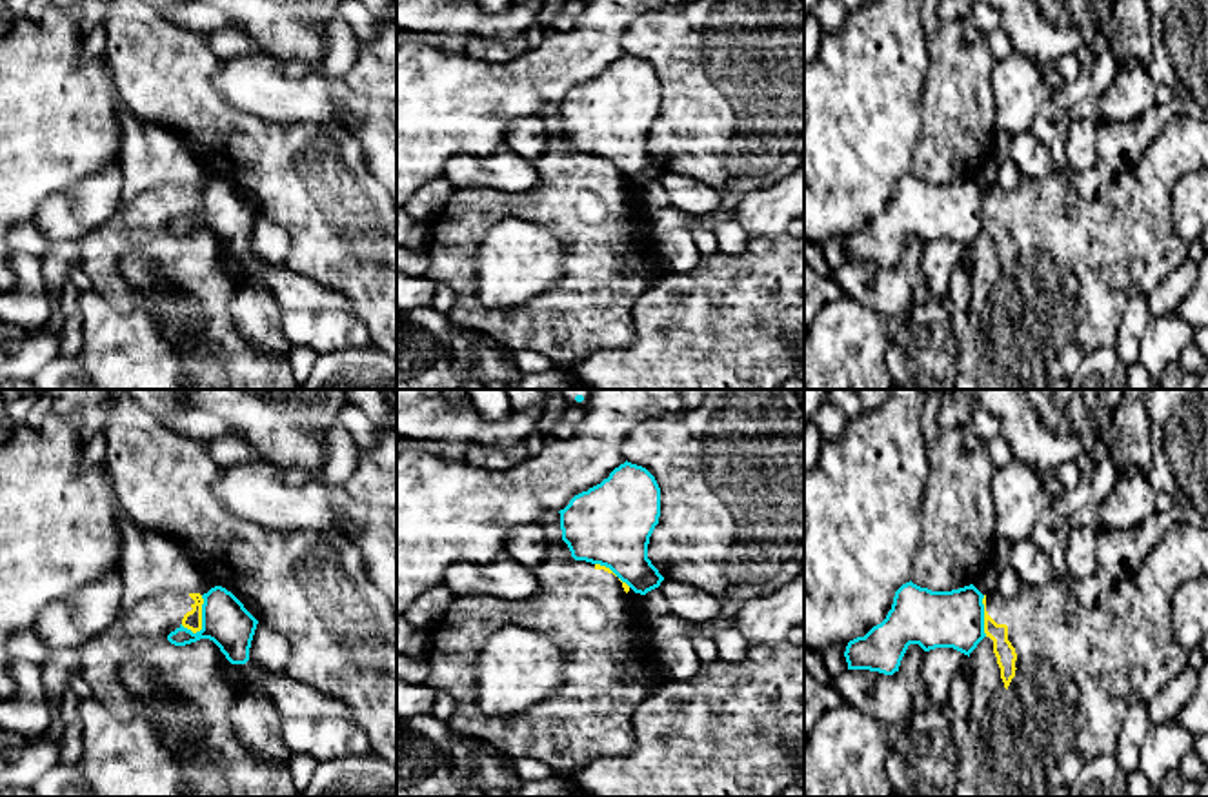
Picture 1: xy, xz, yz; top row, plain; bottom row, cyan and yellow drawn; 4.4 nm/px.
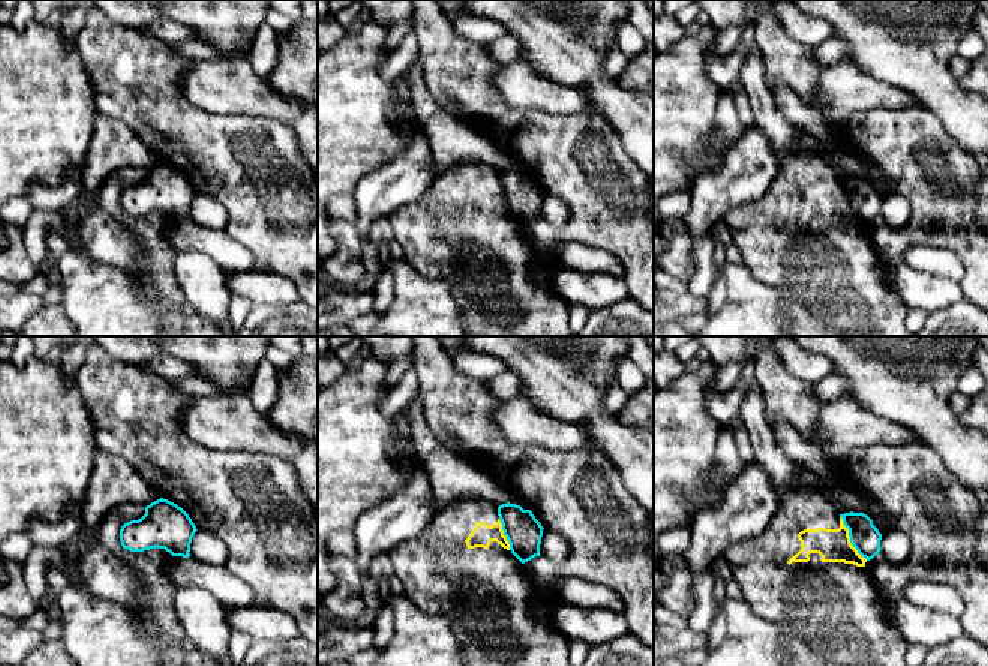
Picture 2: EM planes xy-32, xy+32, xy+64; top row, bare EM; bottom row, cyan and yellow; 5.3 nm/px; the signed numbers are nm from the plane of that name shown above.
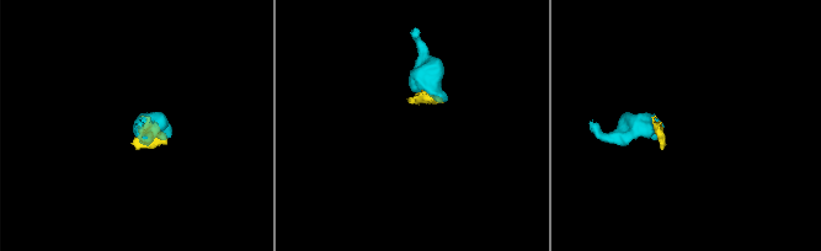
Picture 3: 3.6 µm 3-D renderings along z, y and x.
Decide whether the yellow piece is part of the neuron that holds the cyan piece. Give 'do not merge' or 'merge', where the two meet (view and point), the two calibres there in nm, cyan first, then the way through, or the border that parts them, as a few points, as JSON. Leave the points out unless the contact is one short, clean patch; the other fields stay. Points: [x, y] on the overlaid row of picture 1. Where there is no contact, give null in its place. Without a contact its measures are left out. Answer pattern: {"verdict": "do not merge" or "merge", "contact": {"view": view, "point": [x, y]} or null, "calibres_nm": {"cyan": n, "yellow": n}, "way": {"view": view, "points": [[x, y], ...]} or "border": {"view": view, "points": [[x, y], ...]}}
{"verdict": "do not merge", "contact": {"view": "xy", "point": [202, 615]}, "calibres_nm": {"cyan": 200, "yellow": 80}, "border": {"view": "xy", "points": [[202, 595], [202, 626], [193, 634]]}}

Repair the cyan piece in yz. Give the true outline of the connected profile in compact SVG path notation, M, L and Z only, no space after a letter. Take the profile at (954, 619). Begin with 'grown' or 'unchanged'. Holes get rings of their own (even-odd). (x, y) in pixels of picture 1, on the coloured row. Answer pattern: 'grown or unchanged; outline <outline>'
unchanged; outline M911 580L902 584L886 619L848 642L848 670L893 675L910 644L924 651L953 648L970 657L986 637L982 599L973 584L951 591L931 591Z

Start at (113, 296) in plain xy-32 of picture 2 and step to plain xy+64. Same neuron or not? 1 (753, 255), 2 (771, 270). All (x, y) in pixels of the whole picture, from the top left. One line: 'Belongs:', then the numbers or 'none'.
Belongs: none

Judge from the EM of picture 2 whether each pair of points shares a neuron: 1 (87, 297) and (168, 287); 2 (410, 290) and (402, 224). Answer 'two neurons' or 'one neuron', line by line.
1: two neurons
2: two neurons

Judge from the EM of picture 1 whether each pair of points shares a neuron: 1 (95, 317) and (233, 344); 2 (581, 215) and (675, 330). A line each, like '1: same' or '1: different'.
1: different
2: different

